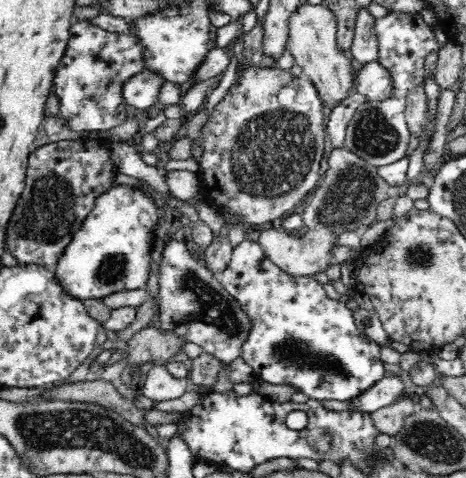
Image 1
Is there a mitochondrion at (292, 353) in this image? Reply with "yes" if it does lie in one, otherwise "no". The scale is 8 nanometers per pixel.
yes

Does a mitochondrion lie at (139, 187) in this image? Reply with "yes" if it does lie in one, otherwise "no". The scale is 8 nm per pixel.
no

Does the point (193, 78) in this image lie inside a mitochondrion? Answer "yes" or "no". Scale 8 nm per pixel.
no

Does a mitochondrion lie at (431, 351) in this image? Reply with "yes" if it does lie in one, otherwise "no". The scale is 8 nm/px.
no

